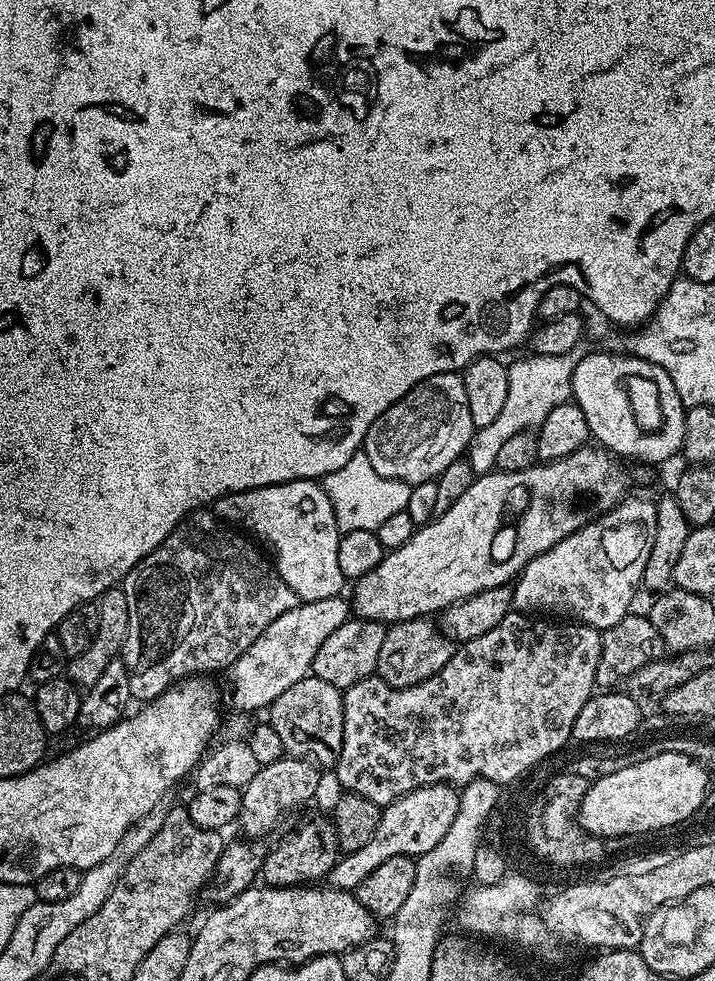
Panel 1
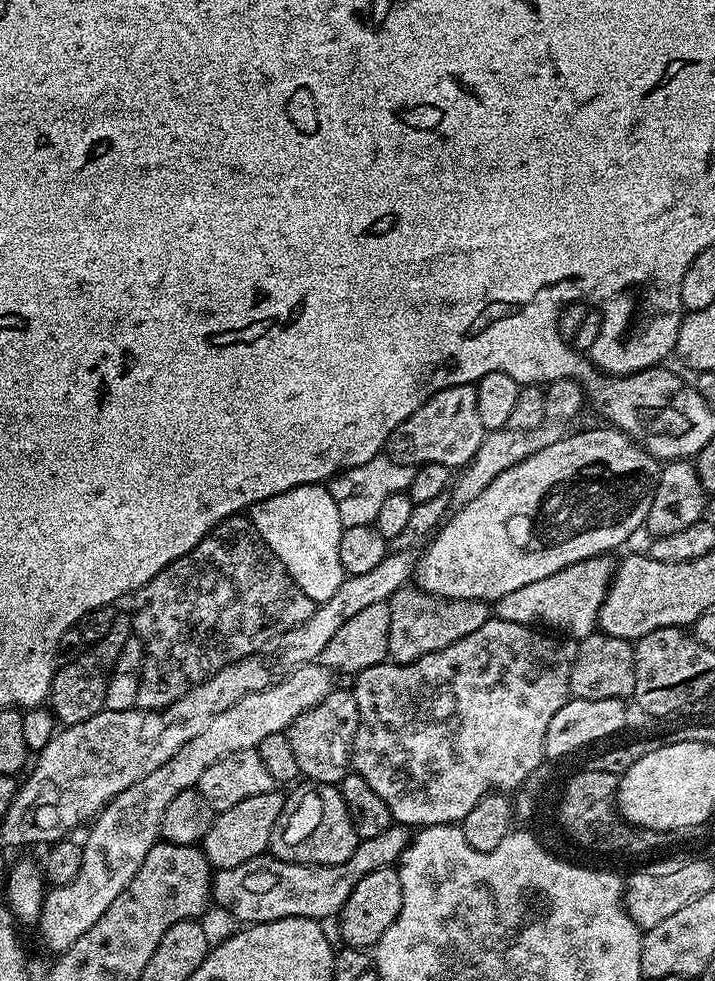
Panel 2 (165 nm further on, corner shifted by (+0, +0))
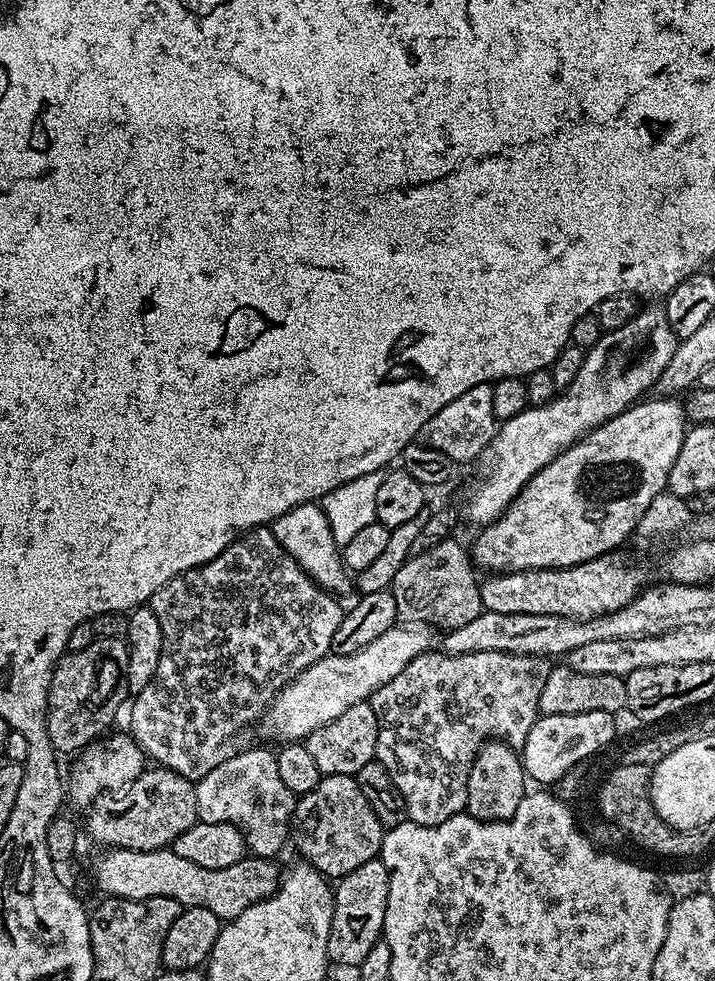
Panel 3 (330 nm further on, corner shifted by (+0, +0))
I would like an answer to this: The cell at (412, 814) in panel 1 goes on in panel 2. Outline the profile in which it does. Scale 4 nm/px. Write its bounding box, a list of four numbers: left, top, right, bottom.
[211,826,410,925]

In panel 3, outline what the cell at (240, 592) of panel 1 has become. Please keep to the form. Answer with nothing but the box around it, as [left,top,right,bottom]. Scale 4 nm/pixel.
[130,526,345,782]

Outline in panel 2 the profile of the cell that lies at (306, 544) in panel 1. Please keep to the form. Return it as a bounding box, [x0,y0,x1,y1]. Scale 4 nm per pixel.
[246,483,346,604]

